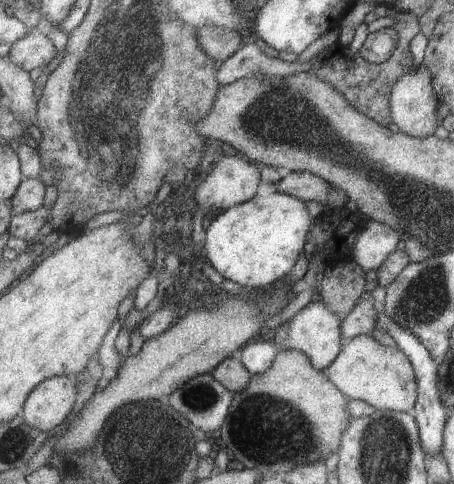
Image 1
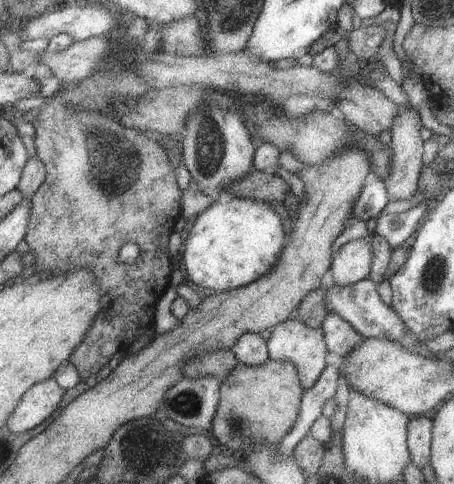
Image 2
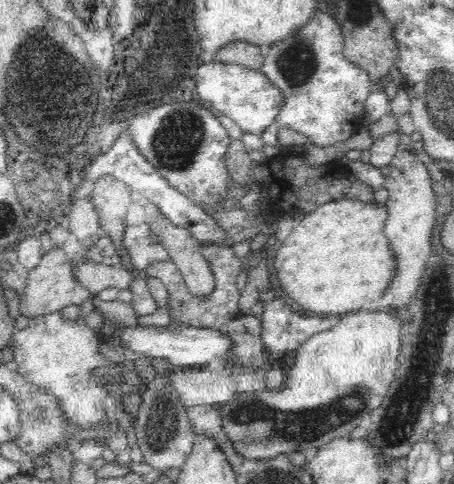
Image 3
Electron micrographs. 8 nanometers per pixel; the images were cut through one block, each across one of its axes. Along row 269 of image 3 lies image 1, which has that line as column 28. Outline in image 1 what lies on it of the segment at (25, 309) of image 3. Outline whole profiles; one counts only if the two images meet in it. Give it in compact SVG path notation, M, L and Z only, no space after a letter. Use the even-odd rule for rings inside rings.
M37 28L29 36L19 40L15 46L11 46L11 52L7 56L11 56L11 62L27 72L35 68L49 72L61 60L59 48L55 48L51 40Z

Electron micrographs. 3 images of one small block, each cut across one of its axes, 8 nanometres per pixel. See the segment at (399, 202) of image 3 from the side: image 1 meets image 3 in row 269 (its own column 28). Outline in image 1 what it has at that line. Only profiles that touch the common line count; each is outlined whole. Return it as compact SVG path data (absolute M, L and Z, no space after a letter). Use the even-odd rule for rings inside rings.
M51 378L31 392L21 416L29 426L51 432L71 422L77 398L79 388L75 378Z

